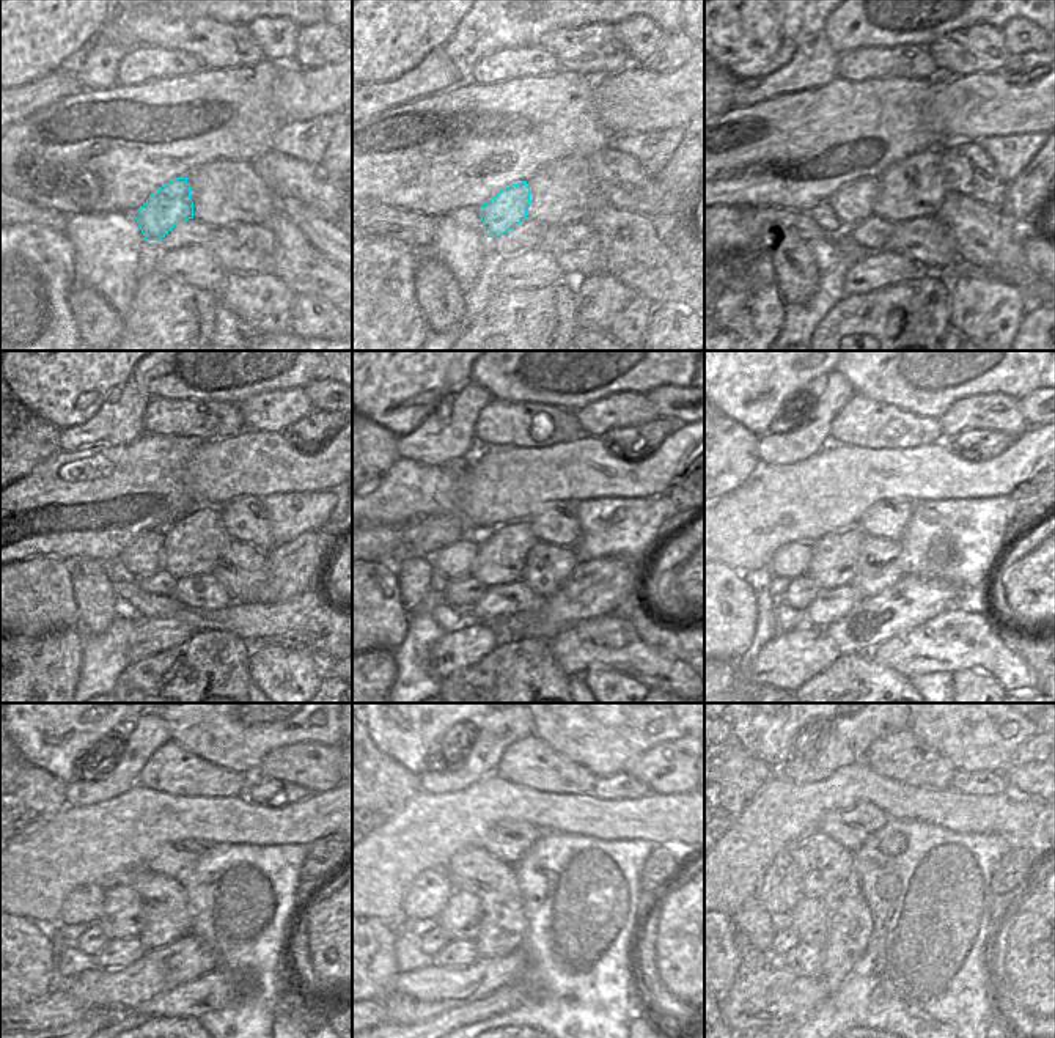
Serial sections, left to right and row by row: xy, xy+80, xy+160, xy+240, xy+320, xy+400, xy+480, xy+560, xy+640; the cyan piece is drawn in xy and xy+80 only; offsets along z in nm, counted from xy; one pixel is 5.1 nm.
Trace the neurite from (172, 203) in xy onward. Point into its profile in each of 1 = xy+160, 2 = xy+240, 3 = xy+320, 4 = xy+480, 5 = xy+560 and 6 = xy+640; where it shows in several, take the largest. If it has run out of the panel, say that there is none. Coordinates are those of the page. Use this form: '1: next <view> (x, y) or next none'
1: next xy+160 (852, 203)
2: next xy+240 (126, 563)
3: next xy+320 (455, 560)
4: next xy+480 (84, 905)
5: next xy+560 (426, 897)
6: next xy+640 (779, 890)

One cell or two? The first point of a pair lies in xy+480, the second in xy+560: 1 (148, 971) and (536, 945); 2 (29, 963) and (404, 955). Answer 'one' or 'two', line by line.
1: two
2: two

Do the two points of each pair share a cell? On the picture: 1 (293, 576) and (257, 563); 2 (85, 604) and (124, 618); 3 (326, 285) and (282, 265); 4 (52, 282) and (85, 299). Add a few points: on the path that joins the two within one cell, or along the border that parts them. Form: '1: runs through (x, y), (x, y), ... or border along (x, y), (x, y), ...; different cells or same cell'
1: runs through (283, 576), (277, 576), (266, 568); same cell
2: border along (96, 599), (91, 626); different cells
3: border along (288, 231), (285, 250), (290, 258), (290, 287); different cells
4: border along (73, 285), (68, 304), (77, 329); different cells

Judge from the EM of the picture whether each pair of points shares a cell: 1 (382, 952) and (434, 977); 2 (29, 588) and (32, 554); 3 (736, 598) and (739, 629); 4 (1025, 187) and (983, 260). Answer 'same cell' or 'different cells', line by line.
1: different cells
2: different cells
3: same cell
4: same cell

